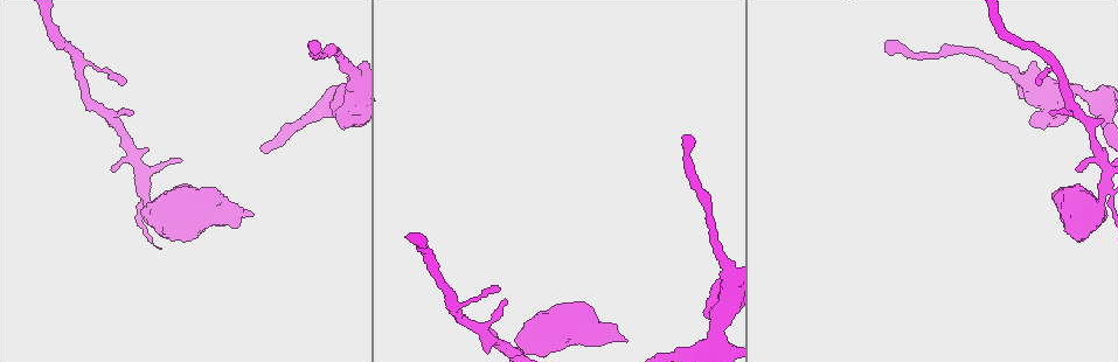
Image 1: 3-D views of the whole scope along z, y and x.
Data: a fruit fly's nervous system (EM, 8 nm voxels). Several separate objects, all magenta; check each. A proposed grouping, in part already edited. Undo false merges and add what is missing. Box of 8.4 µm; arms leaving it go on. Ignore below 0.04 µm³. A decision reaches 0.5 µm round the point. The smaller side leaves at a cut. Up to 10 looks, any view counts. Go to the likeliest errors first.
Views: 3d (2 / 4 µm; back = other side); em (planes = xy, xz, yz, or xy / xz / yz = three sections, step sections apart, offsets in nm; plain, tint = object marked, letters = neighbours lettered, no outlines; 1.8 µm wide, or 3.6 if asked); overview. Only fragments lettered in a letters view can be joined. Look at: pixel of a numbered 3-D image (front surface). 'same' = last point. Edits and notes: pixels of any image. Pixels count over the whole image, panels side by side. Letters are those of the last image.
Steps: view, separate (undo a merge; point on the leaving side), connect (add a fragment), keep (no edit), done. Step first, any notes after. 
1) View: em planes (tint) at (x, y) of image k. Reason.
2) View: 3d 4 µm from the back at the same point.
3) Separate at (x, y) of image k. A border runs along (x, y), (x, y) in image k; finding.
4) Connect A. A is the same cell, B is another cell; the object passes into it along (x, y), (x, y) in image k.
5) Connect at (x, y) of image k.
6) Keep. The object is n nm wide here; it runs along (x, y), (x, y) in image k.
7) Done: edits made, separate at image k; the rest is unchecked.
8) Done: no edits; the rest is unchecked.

View: em yz step 16 (letters) at (886, 48) of image 1.

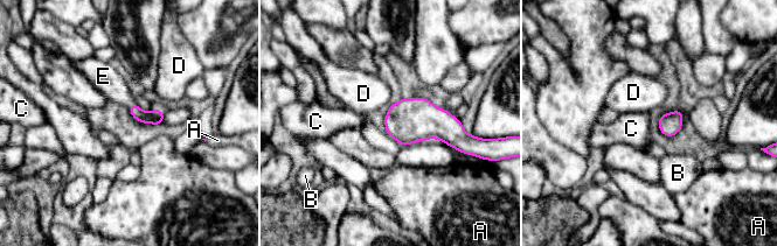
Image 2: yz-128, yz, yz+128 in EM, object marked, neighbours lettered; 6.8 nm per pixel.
View: em planes (letters) at the same point. Cut it another way.

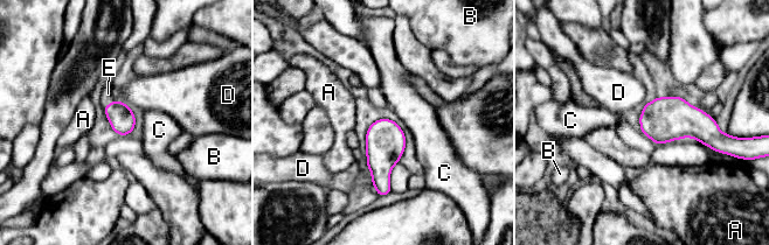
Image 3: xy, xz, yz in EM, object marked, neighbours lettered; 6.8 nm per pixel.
Connect E. E is the same cell, A, B, C and D are other cells; the object passes into it along (122, 119), (109, 104), (106, 97) in image 3; it goes on there.

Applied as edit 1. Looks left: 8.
View: overview.

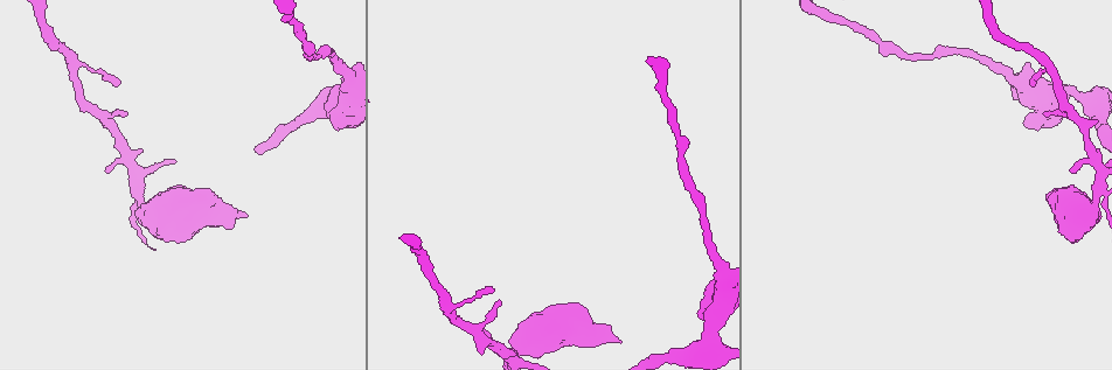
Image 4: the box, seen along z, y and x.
View: 3d 4 µm at (246, 214) of image 4. Free end.

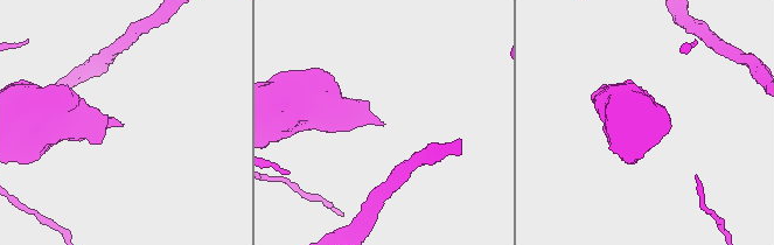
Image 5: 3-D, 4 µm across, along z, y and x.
View: em planes (letters) at (383, 124) of image 5.

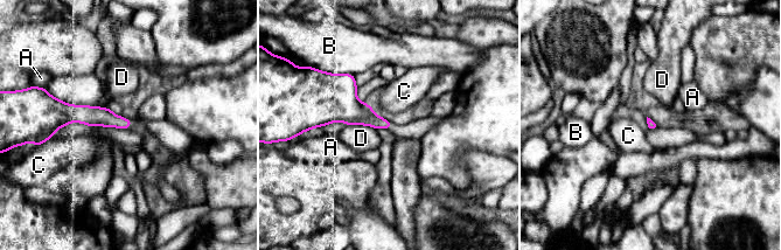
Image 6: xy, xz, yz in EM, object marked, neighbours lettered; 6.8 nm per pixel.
Keep. The longest contact is with D, 220 nm; A, B, C and D are other cells; it runs along (57, 118), (103, 116), (127, 125) in image 6; no lettered fragment goes on from it.

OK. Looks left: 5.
View: 3d 2 µm at (500, 303) of image 4. Thin end.

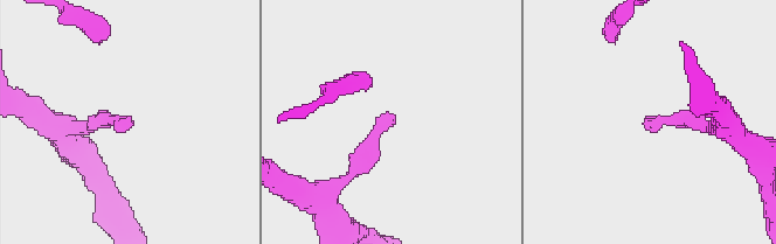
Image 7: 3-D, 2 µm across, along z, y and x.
View: em planes (tint) at (653, 123) of image 7.

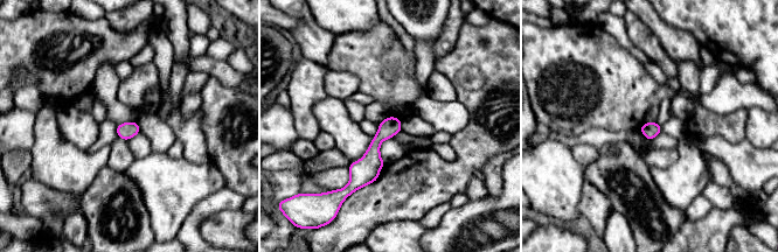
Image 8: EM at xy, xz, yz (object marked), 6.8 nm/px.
View: em planes (letters) at the same point. What lies round it.

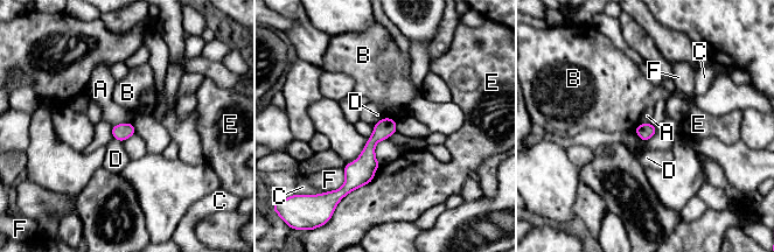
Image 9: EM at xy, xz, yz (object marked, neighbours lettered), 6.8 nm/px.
Keep. A, B, C, D, E and F are other cells; it runs along (392, 123), (346, 187) in image 9; none of them fits.

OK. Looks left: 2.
View: em xz step 8 (letters) at (712, 280) of image 4. Stops while still wide.

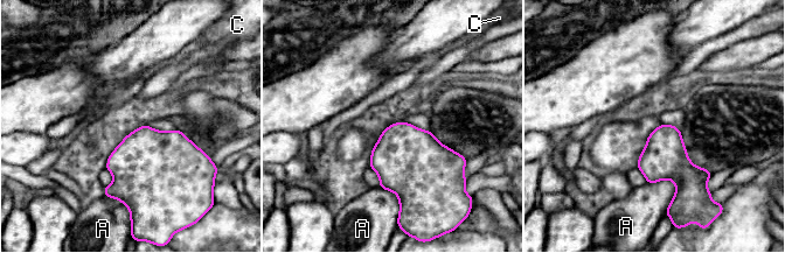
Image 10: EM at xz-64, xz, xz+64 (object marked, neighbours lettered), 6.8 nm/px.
Keep. The longest contact is with A, 400 nm; A and C are other cells; no lettered fragment goes on from it.

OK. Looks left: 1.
Done: edits made, connect at image 3; the rest is unchecked.

